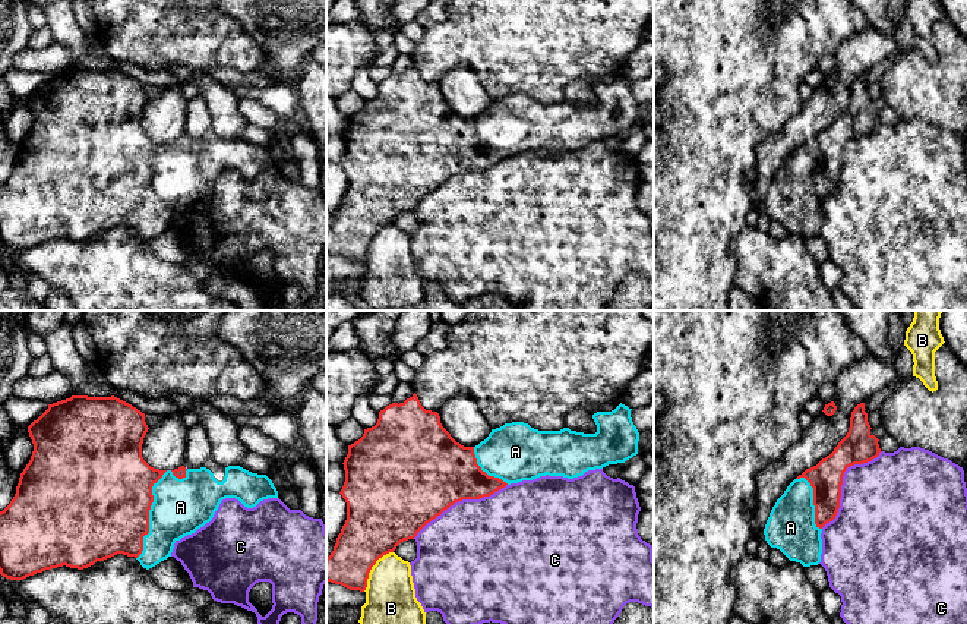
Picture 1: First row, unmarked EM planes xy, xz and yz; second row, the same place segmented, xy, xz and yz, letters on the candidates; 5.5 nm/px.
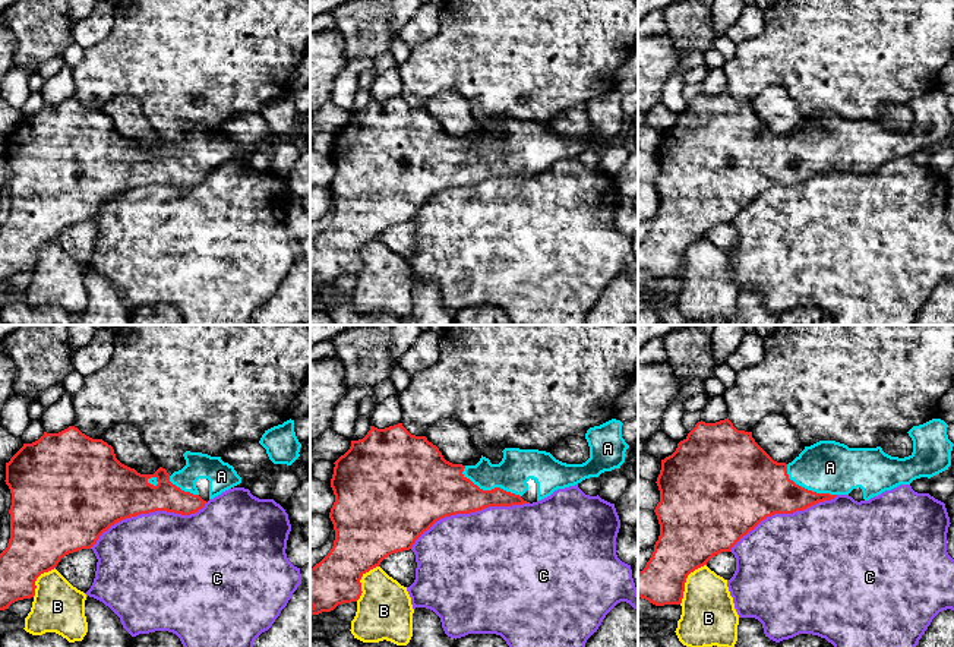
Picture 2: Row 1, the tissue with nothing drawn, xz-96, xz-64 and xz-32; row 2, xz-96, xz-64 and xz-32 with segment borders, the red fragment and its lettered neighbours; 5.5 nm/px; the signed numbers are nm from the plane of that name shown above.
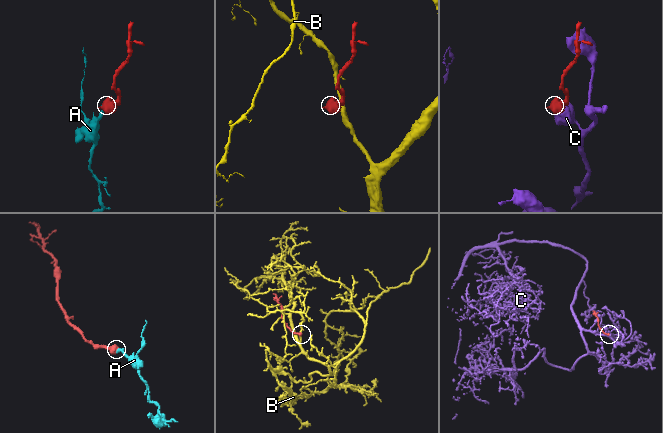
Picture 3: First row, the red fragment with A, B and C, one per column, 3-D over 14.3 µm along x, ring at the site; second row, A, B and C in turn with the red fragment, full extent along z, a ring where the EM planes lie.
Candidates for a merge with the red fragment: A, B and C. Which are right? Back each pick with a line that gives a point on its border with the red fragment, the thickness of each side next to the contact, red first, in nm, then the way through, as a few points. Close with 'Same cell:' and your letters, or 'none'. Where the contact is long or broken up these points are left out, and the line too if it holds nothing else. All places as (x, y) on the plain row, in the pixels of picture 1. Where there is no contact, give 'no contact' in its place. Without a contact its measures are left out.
A: xy (148, 186) | 500/300 nm
Same cell: A

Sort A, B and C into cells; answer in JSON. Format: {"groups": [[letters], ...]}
{"groups": [["A"], ["B"], ["C"]]}

